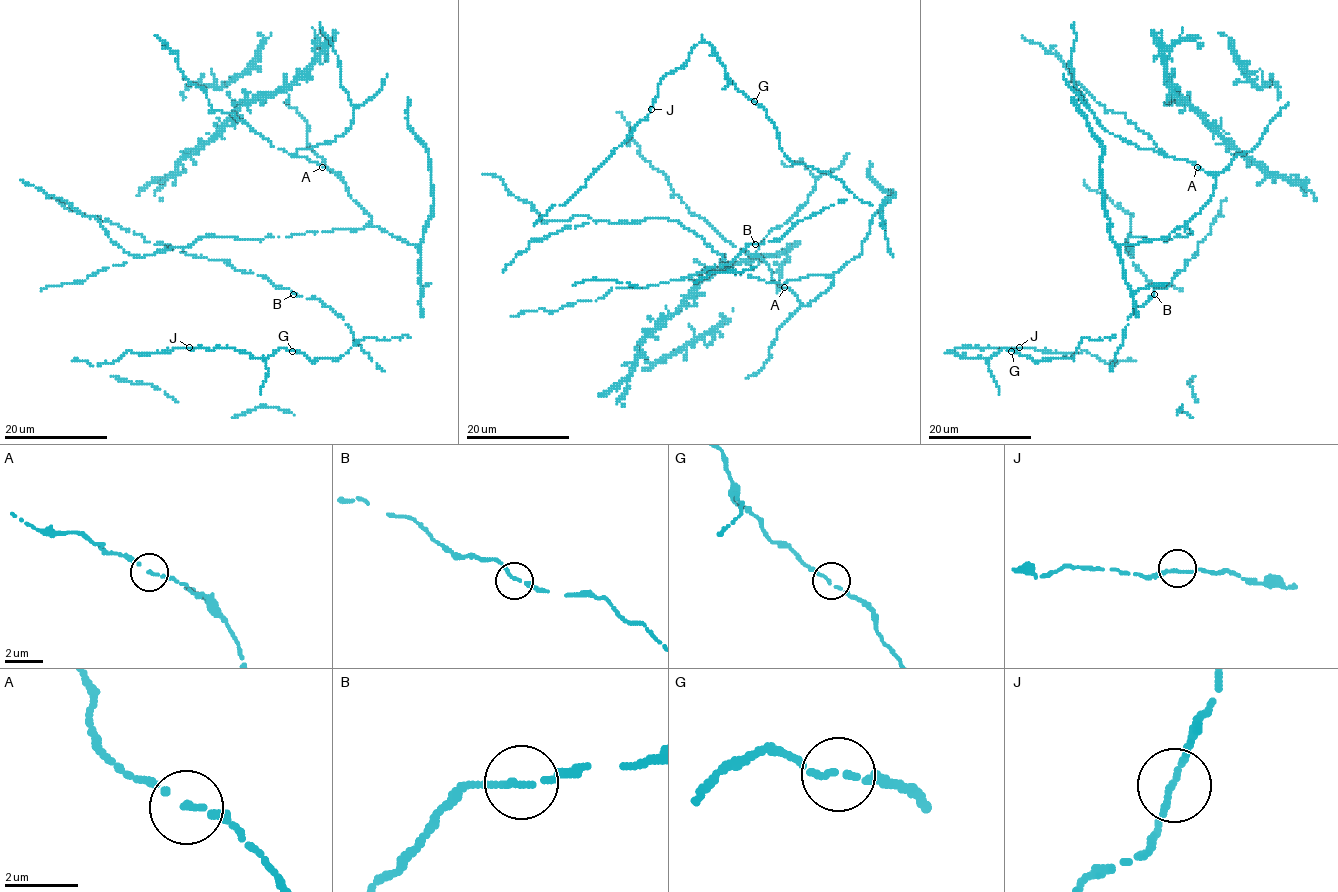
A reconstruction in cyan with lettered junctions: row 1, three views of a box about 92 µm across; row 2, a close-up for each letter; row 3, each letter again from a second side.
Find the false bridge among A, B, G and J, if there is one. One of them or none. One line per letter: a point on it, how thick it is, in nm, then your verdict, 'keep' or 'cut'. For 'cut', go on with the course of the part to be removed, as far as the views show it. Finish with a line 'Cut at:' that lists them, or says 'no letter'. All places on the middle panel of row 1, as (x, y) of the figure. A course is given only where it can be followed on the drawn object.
A: place (784, 287); calibre 170 nm; keep
B: place (755, 244); calibre 170 nm; keep
G: place (754, 101); calibre 160 nm; keep
J: place (651, 109); calibre 170 nm; keep
Cut at: no letter

